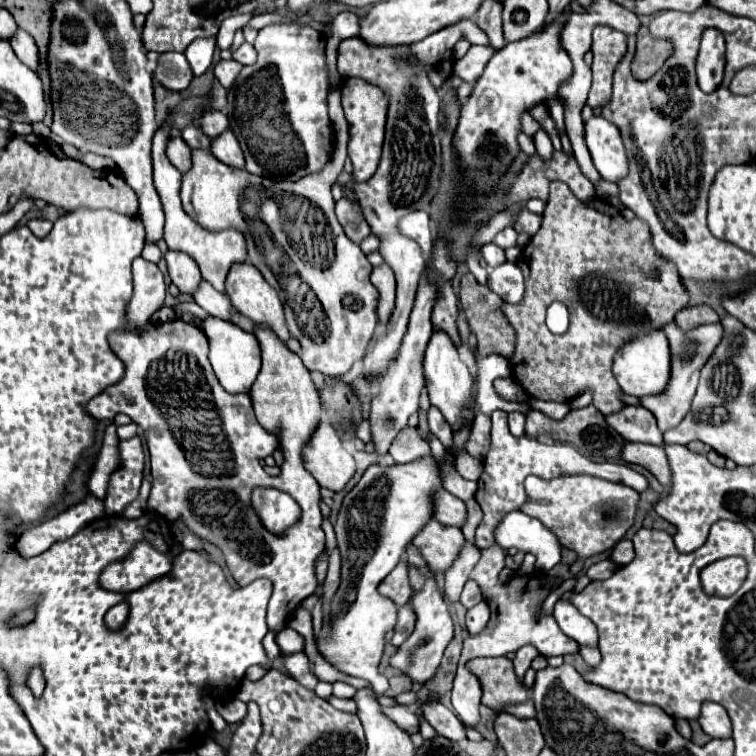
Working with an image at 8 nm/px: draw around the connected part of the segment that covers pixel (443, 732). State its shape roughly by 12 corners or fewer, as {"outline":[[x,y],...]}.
{"outline":[[441,702],[425,706],[439,736],[465,740],[465,726]]}

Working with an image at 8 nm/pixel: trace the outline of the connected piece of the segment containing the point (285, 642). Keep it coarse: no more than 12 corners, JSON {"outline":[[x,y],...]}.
{"outline":[[287,628],[277,634],[281,654],[303,650],[305,638],[297,632],[287,634]]}

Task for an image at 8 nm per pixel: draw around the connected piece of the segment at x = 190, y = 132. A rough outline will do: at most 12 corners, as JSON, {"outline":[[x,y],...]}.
{"outline":[[185,126],[181,130],[189,148],[207,148],[209,140],[199,128]]}

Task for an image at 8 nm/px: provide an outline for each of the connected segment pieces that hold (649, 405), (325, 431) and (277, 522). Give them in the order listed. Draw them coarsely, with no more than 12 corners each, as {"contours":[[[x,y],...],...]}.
{"contours":[[[717,324],[663,326],[671,382],[643,396],[665,432],[689,412],[699,372],[723,336]],[[319,420],[303,462],[319,486],[339,492],[355,460],[339,434]],[[275,488],[251,500],[265,528],[285,532],[299,520],[297,502]]]}

